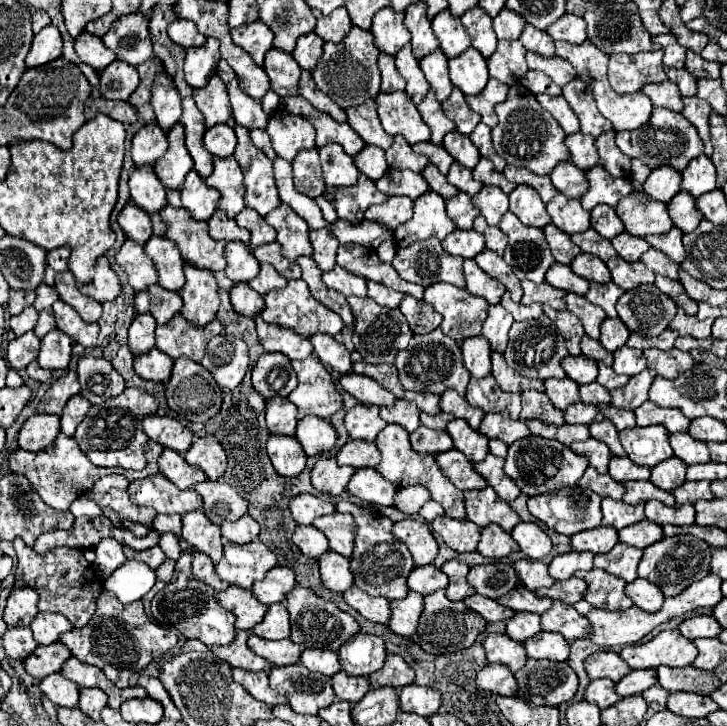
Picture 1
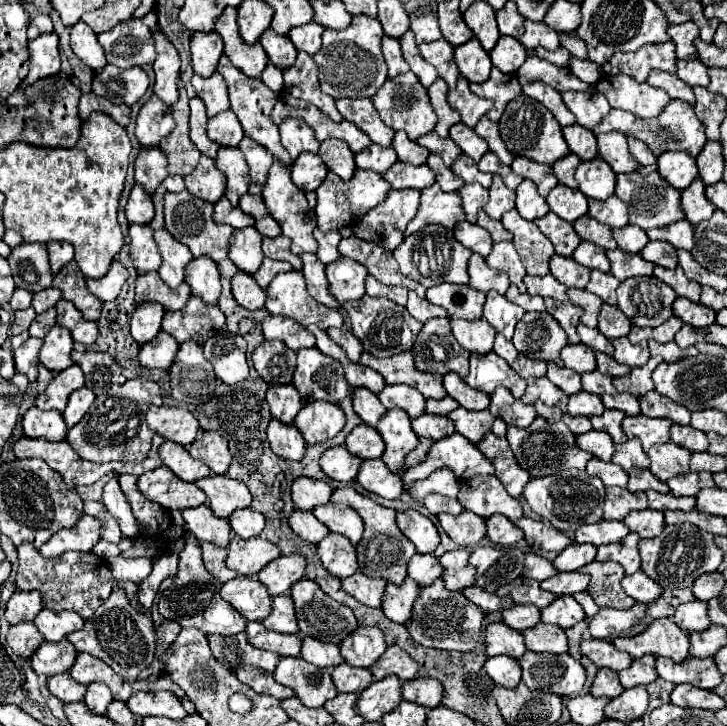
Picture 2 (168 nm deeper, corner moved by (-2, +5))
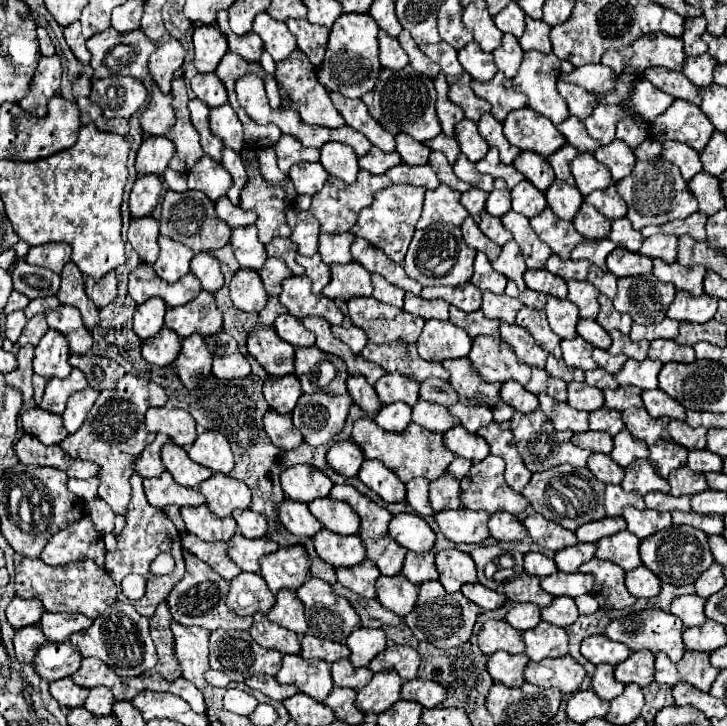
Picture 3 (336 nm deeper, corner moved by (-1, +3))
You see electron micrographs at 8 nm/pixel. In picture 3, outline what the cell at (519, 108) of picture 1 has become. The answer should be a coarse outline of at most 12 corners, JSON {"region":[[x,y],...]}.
{"region":[[529,107],[503,121],[507,141],[521,151],[549,157],[567,141]]}

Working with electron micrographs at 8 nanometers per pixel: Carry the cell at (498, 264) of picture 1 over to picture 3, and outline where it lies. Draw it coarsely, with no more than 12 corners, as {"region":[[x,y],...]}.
{"region":[[515,241],[491,263],[495,271],[525,289],[525,261]]}

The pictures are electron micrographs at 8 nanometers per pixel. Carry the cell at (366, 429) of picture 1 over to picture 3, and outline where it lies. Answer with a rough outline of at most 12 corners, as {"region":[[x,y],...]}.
{"region":[[361,375],[347,379],[347,393],[367,413],[381,407],[373,385]]}

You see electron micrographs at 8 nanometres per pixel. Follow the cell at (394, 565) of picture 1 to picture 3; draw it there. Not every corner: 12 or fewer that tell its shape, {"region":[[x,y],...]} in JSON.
{"region":[[333,485],[329,497],[361,517],[365,559],[381,575],[399,575],[407,549],[389,535],[393,519],[351,485]]}

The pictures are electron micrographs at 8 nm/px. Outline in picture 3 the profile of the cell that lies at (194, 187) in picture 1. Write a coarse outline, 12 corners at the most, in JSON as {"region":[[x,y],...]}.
{"region":[[209,155],[187,173],[189,189],[211,201],[231,187],[231,175]]}

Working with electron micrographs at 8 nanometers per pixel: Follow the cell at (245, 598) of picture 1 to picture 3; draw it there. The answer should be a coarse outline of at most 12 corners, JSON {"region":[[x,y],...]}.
{"region":[[239,573],[225,601],[233,613],[269,613],[275,595],[261,575]]}

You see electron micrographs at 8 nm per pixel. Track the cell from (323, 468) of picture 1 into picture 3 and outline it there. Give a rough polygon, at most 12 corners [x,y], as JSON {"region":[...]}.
{"region":[[349,441],[327,451],[329,467],[345,477],[359,473],[363,453]]}

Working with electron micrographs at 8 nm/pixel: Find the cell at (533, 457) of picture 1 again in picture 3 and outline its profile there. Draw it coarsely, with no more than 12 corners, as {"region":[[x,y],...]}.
{"region":[[541,409],[509,423],[531,473],[569,463],[585,467],[591,451],[571,431],[551,429]]}

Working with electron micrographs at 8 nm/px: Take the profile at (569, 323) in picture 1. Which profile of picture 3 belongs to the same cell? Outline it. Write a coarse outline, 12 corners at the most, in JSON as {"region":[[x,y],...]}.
{"region":[[549,295],[545,313],[561,339],[577,337],[579,311]]}

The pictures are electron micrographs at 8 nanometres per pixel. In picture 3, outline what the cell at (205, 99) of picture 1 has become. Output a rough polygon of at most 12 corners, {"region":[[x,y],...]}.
{"region":[[197,73],[191,89],[209,107],[227,103],[227,89],[215,73]]}

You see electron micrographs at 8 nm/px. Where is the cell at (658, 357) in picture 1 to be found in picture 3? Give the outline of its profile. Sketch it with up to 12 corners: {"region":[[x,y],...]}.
{"region":[[651,341],[649,357],[661,363],[695,361],[693,347]]}

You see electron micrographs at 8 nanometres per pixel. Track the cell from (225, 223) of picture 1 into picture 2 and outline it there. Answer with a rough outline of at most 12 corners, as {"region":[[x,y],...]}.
{"region":[[226,197],[214,205],[214,221],[234,229],[254,225],[254,219]]}

